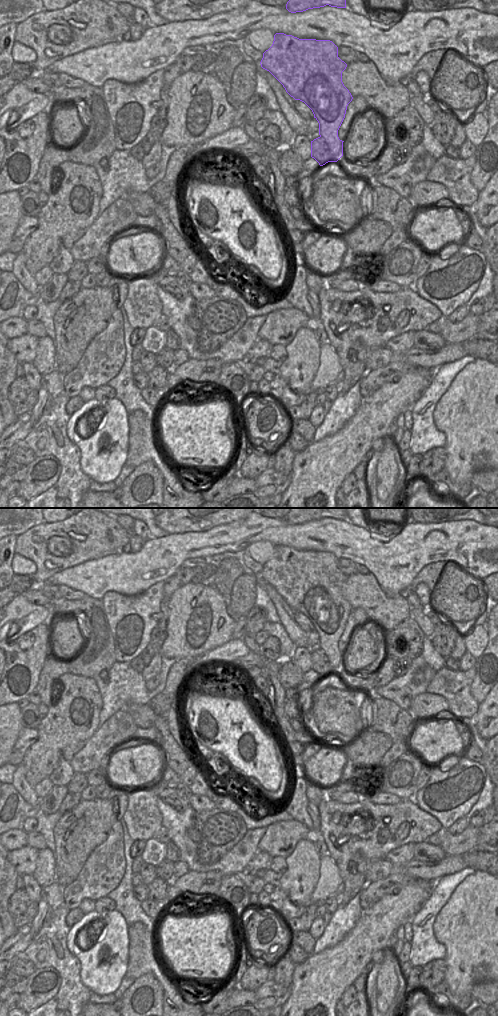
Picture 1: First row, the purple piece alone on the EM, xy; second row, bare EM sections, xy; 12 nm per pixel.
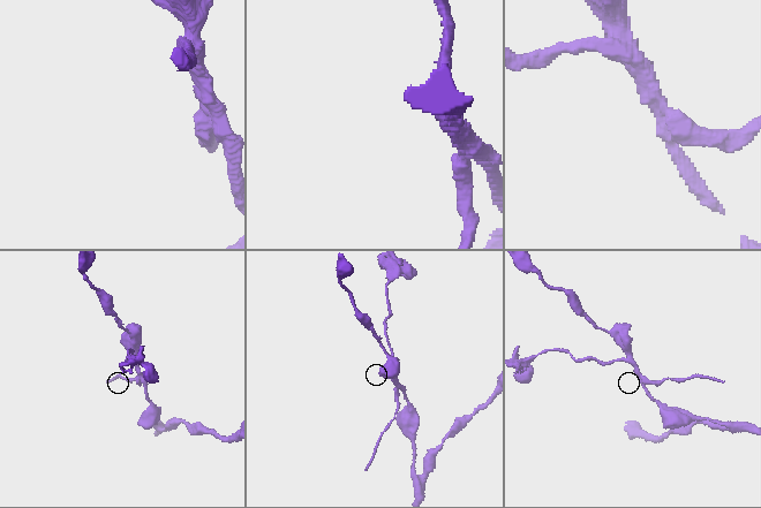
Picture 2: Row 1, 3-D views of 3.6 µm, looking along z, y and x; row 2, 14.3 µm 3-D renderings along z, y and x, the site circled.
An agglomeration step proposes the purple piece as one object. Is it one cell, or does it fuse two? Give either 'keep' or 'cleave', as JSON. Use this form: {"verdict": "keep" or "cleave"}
{"verdict": "cleave"}

